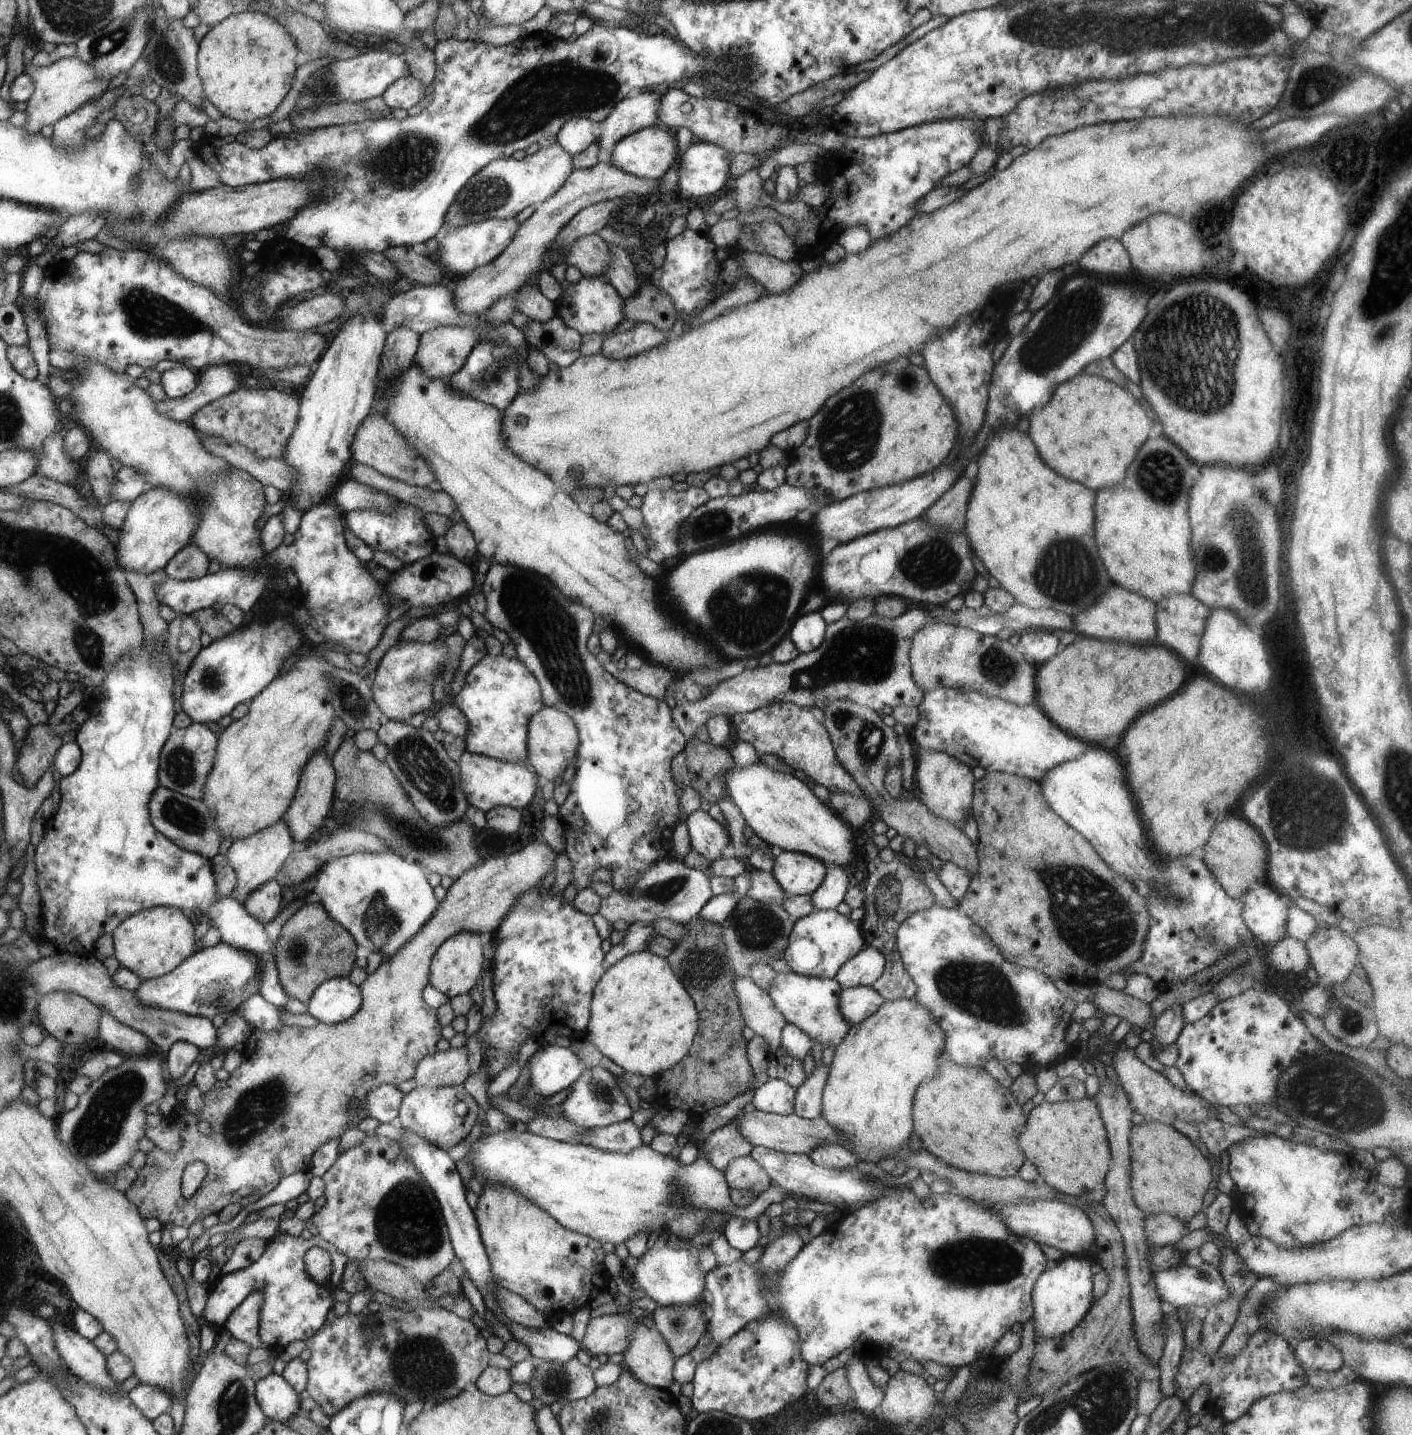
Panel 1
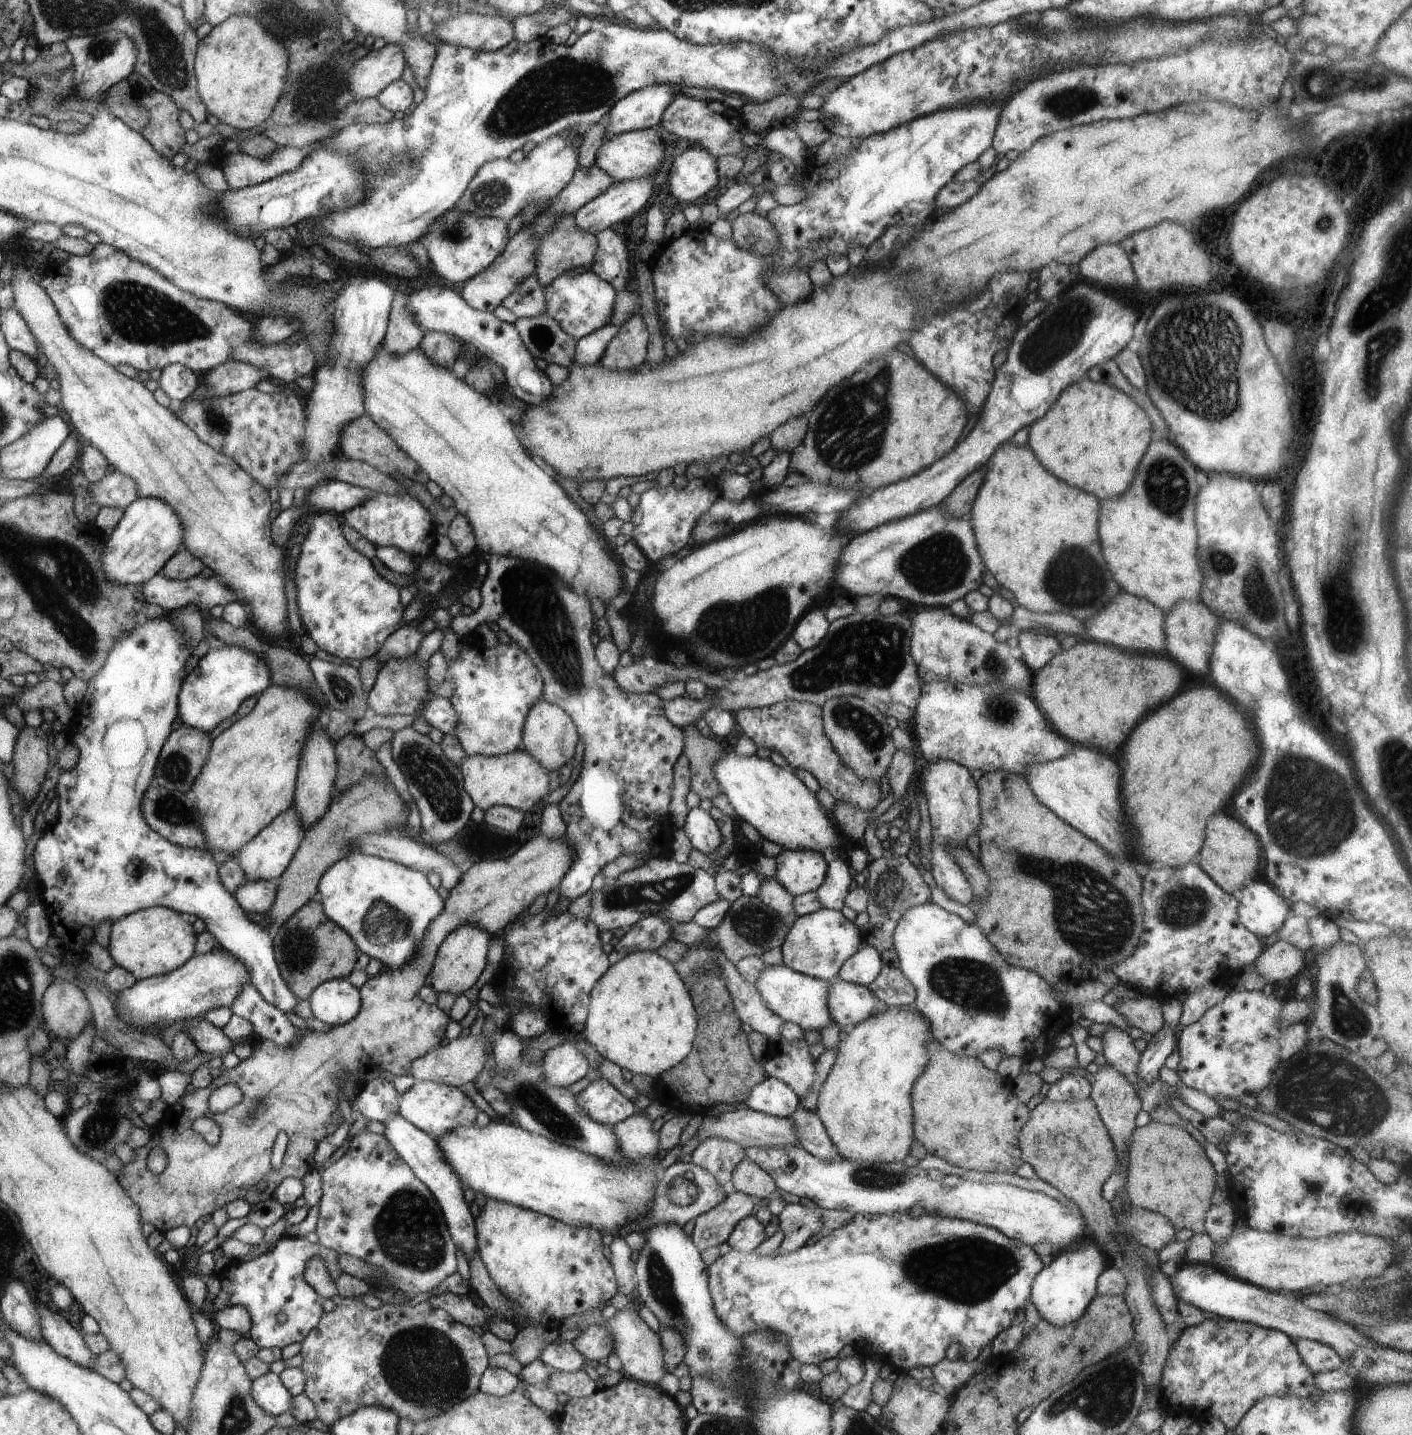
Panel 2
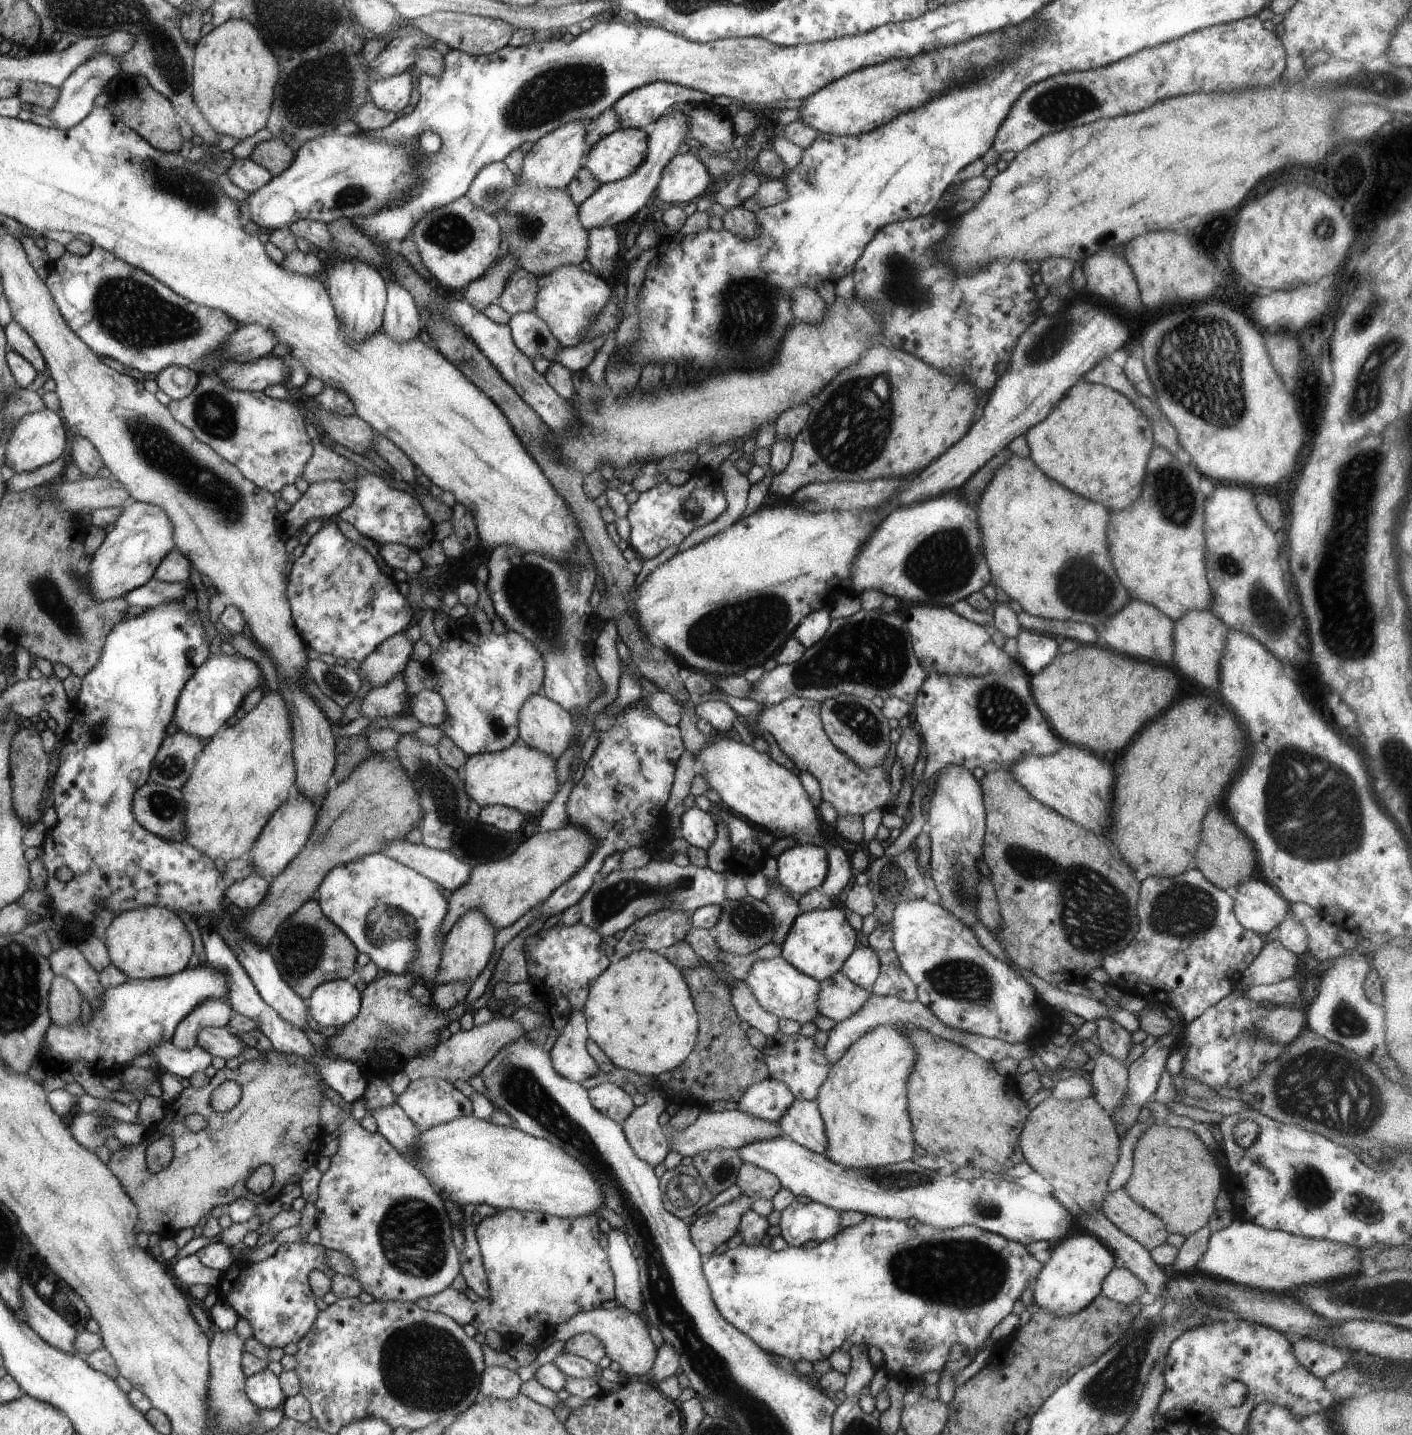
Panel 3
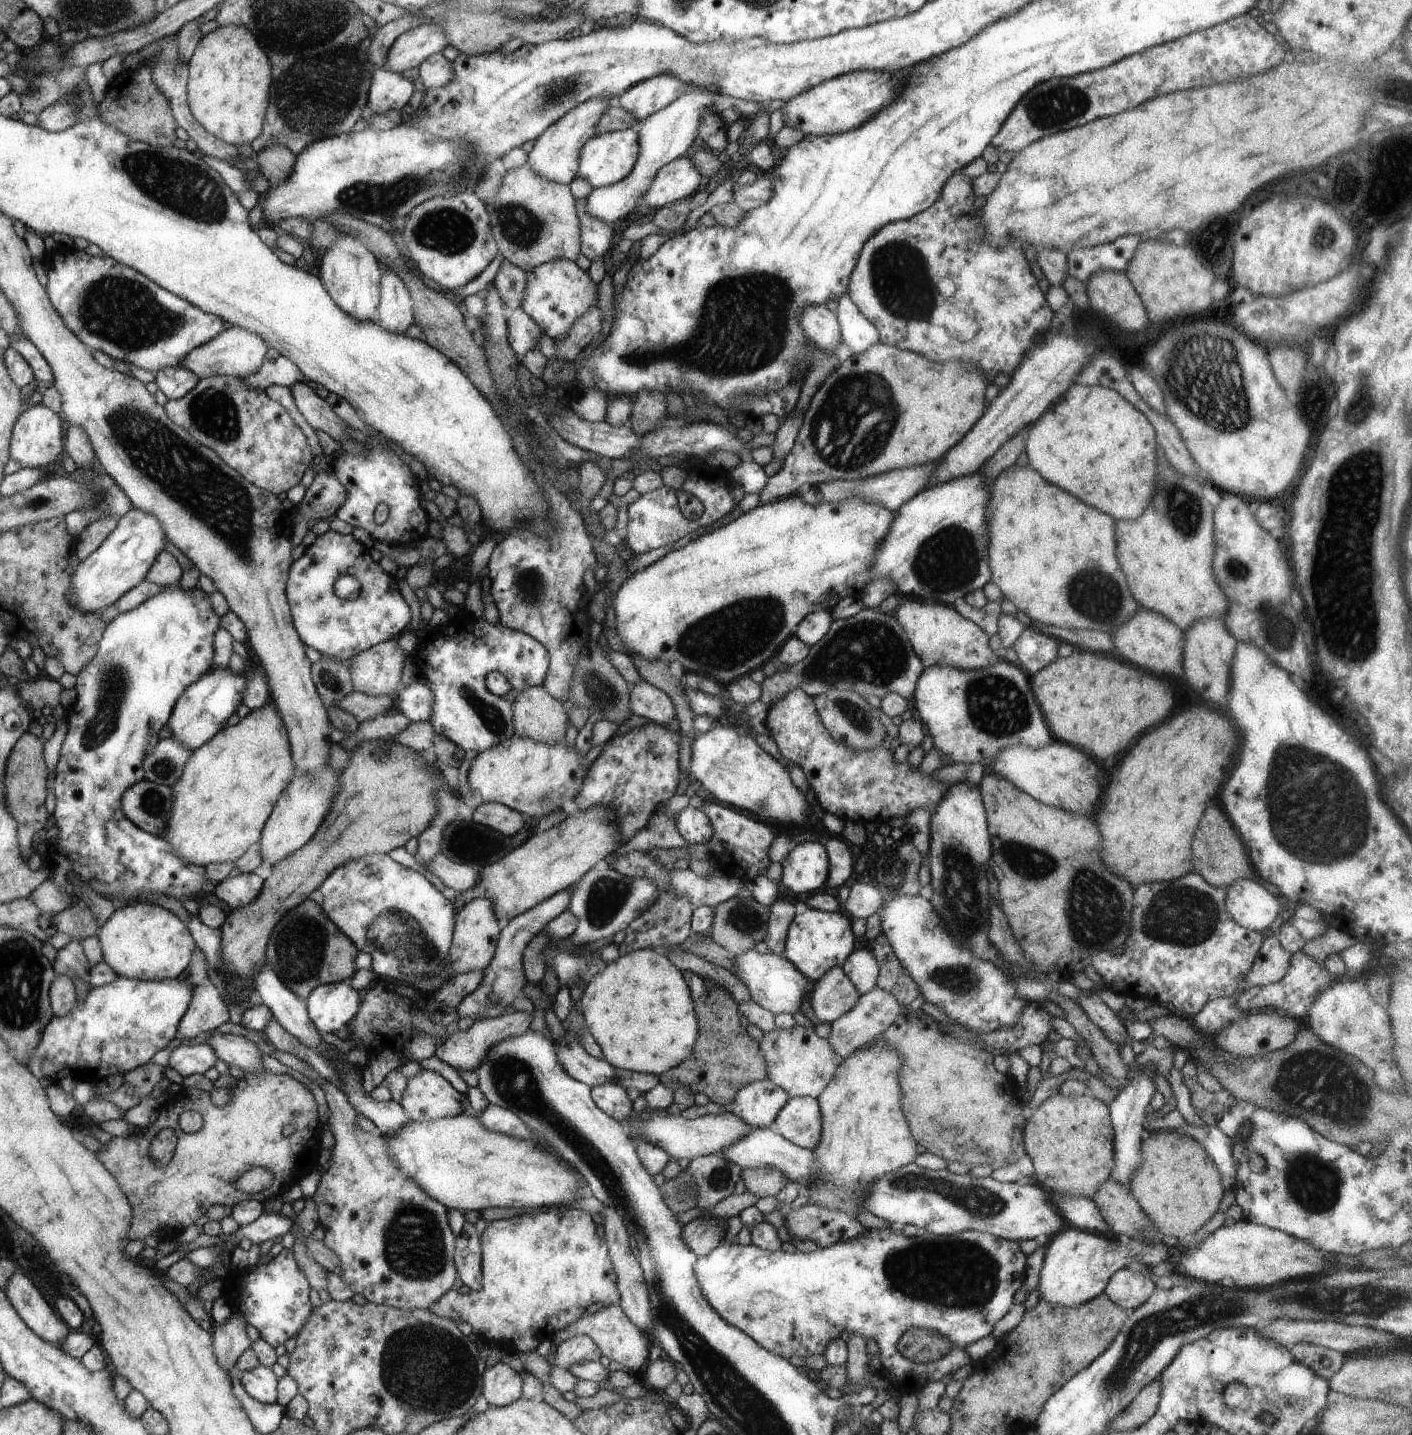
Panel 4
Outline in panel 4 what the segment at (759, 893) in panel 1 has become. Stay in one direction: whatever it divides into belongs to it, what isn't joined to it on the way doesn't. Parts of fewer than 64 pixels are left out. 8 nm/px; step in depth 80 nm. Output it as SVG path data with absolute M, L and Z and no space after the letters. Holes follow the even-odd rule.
M778 898L776 902L772 902L769 908L767 935L764 940L770 952L783 955L791 922L796 915L802 914L807 908L805 902L801 901L790 902L790 900Z

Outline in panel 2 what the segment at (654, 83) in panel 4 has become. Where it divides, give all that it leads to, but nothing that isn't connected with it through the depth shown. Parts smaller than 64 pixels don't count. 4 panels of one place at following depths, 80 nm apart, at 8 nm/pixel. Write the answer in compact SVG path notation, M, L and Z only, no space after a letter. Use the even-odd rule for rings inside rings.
M648 85L619 99L605 118L606 138L633 130L650 129L659 125L664 109L673 96L683 93L670 85Z

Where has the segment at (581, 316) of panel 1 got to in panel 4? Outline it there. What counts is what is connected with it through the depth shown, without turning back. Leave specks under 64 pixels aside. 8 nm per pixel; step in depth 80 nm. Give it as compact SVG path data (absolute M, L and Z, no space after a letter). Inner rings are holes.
M569 260L550 261L538 265L527 275L525 302L521 308L540 325L540 328L552 340L565 339L574 321L580 318L584 312L588 312L588 308L596 305L598 300L598 284L590 279L588 271L580 269L575 262Z

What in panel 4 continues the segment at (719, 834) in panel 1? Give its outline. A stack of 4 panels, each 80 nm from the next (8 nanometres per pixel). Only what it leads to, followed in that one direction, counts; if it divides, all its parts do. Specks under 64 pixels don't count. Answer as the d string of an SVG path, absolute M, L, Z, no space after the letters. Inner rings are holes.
M687 806L678 812L675 826L680 836L688 843L707 844L708 840L712 838L710 820L698 808Z

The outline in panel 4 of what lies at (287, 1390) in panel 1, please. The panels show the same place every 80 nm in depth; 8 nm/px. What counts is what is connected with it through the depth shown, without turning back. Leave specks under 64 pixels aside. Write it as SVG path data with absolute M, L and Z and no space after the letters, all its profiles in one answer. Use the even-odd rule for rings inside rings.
M256 1366L252 1370L239 1373L240 1384L254 1400L262 1404L275 1404L278 1397L279 1378L270 1367Z

